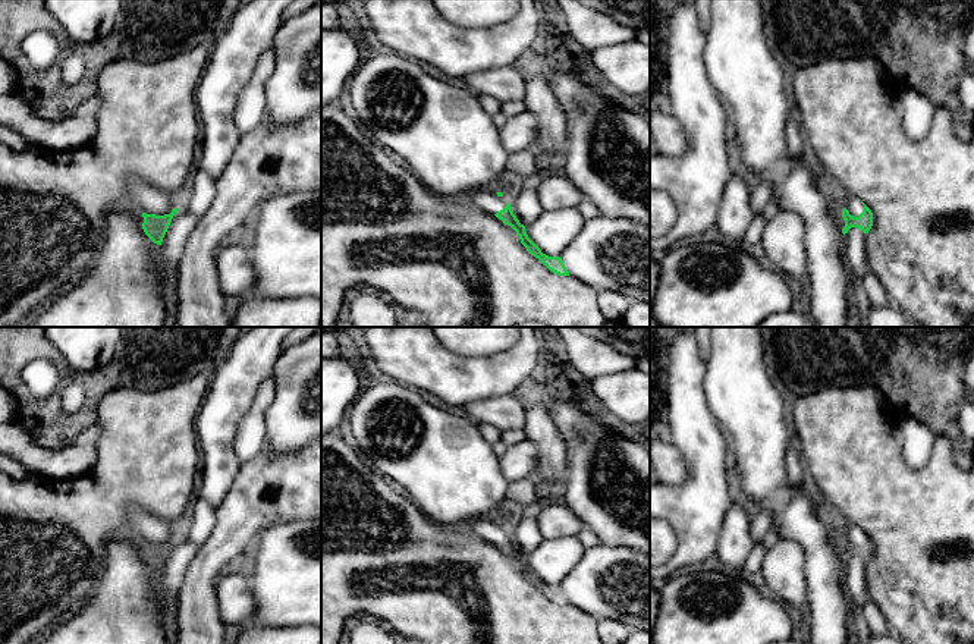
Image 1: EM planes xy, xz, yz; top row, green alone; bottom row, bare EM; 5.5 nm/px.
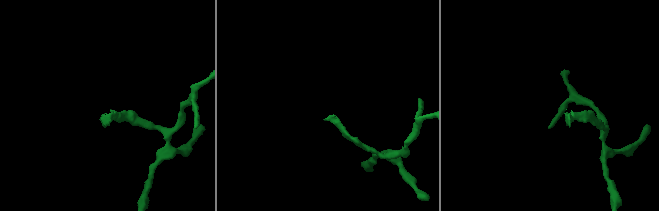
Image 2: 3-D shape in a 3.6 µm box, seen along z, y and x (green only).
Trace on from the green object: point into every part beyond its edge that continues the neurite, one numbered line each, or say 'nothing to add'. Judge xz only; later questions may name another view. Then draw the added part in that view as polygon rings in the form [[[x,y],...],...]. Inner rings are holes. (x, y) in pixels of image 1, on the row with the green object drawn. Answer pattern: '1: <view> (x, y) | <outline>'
1: xz (486, 200) | [[[486,188],[465,195],[462,201],[480,208],[481,211],[496,214],[506,207],[509,198],[506,195],[499,197],[497,191],[493,188]]]

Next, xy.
1: xy (143, 197) | [[[135,178],[128,180],[129,202],[141,213],[164,216],[180,208],[179,200]]]

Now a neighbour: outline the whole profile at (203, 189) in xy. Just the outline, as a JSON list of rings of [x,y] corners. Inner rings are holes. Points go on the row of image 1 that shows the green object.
[[[195,167],[191,176],[191,188],[182,201],[182,210],[201,219],[216,197],[216,183],[201,169]]]

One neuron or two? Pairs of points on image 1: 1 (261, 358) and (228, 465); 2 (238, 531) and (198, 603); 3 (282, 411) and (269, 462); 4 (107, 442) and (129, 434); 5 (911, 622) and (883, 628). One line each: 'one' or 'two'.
1: one
2: one
3: two
4: one
5: two

